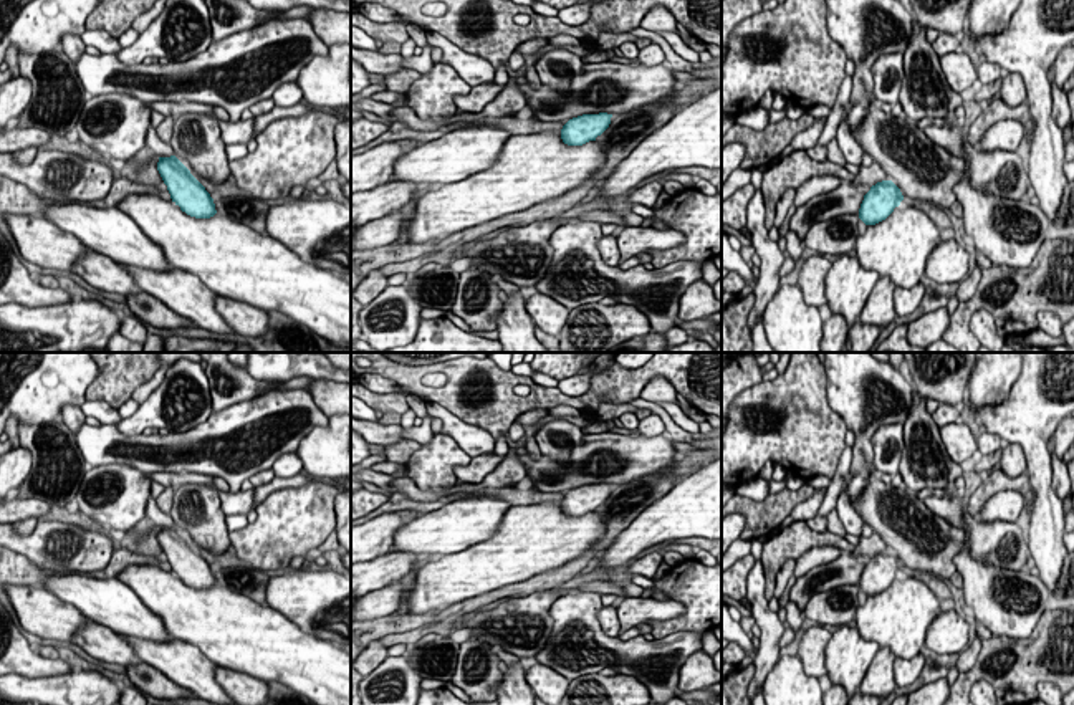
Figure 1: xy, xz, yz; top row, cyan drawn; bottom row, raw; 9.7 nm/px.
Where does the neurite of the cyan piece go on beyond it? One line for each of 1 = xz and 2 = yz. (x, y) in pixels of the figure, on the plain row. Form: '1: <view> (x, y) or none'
1: none
2: none

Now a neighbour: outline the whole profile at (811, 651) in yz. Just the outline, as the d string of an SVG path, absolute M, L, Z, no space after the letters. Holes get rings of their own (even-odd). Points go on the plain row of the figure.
M813 624L804 634L798 647L798 657L803 662L804 674L809 677L826 675L826 647L832 634L819 624Z

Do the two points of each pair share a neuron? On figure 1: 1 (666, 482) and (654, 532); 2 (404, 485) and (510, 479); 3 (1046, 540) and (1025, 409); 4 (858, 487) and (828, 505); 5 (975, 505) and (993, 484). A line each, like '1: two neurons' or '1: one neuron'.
1: two neurons
2: one neuron
3: one neuron
4: two neurons
5: one neuron

